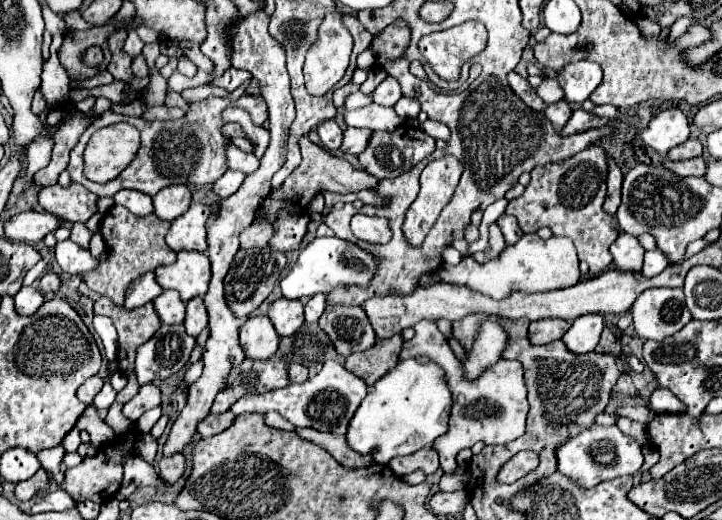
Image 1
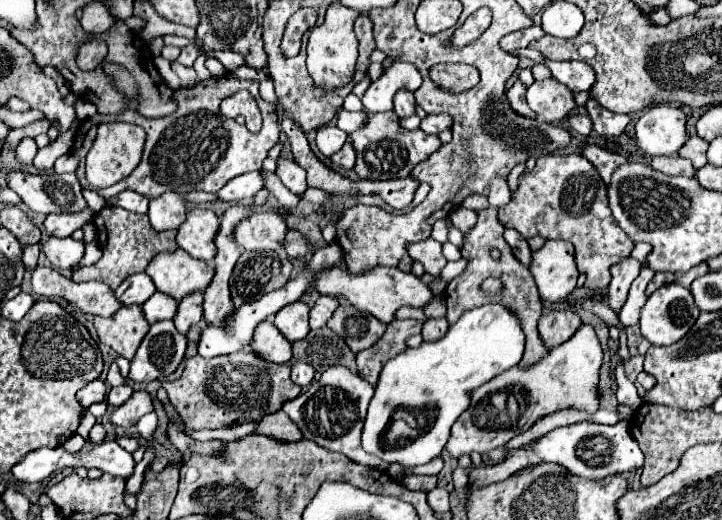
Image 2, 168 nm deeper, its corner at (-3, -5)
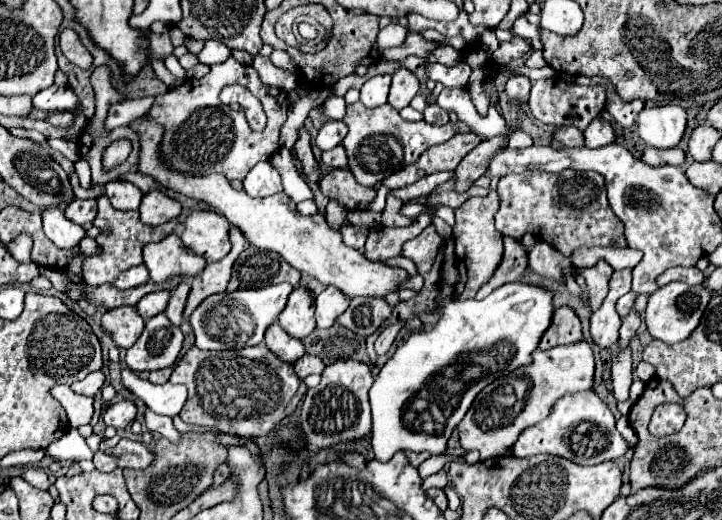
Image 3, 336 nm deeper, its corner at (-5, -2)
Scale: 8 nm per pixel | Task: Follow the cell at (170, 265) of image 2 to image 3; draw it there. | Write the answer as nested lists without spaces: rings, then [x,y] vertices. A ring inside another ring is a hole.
[[[170,233],[158,243],[144,245],[142,257],[150,279],[156,283],[166,281],[166,277],[174,277],[178,273],[194,277],[206,267],[206,259],[184,247],[176,233]]]

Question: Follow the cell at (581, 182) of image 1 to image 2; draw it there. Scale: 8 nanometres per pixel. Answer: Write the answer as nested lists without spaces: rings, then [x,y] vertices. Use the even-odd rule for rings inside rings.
[[[548,154],[540,156],[536,160],[536,168],[524,176],[518,190],[512,194],[512,200],[508,206],[498,210],[498,220],[506,228],[518,230],[526,240],[532,236],[542,236],[548,240],[568,240],[572,242],[576,250],[576,264],[578,270],[586,274],[586,288],[590,290],[606,290],[610,284],[610,266],[620,262],[622,258],[630,256],[634,242],[628,238],[628,234],[616,224],[610,206],[608,206],[608,192],[606,184],[600,180],[600,174],[596,172],[594,164],[586,160],[582,154]]]

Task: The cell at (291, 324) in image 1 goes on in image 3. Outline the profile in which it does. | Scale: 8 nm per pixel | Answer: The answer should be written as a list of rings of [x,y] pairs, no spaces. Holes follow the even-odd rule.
[[[296,287],[290,297],[286,309],[278,317],[280,327],[296,339],[308,337],[316,323],[314,323],[314,299],[306,287]]]

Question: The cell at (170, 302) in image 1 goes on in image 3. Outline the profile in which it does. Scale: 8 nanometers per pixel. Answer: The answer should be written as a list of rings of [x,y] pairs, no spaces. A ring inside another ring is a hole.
[[[154,291],[154,293],[150,293],[150,295],[144,295],[144,297],[138,301],[136,311],[148,321],[150,317],[154,317],[154,315],[158,315],[158,313],[162,313],[162,311],[166,309],[168,297],[170,297],[170,293],[166,293],[166,291]]]

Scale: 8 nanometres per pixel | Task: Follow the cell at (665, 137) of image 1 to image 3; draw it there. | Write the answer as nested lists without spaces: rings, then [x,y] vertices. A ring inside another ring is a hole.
[[[646,105],[636,125],[646,145],[658,149],[676,147],[686,129],[686,111],[680,105]]]

